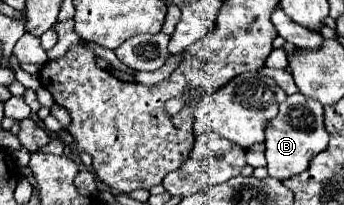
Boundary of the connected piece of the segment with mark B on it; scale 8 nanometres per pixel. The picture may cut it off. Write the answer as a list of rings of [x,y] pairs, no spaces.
[[[292,94],[282,102],[278,118],[266,130],[266,160],[268,174],[278,180],[288,180],[302,170],[308,170],[312,158],[328,146],[328,132],[324,126],[324,108],[318,100],[308,98],[304,94]]]

